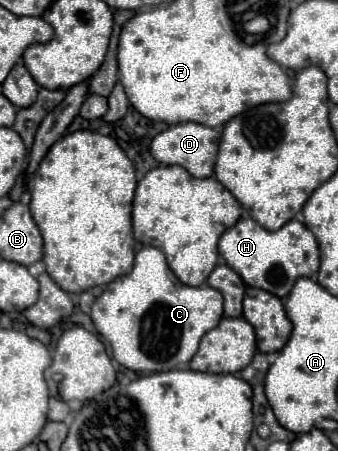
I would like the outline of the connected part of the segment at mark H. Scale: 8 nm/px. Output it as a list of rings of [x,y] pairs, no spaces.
[[[240,218],[232,228],[228,228],[220,236],[218,252],[222,254],[226,264],[234,272],[238,272],[248,286],[262,288],[278,298],[288,296],[298,276],[314,276],[314,272],[318,272],[320,266],[316,238],[298,220],[290,220],[280,230],[270,232],[252,218]]]

